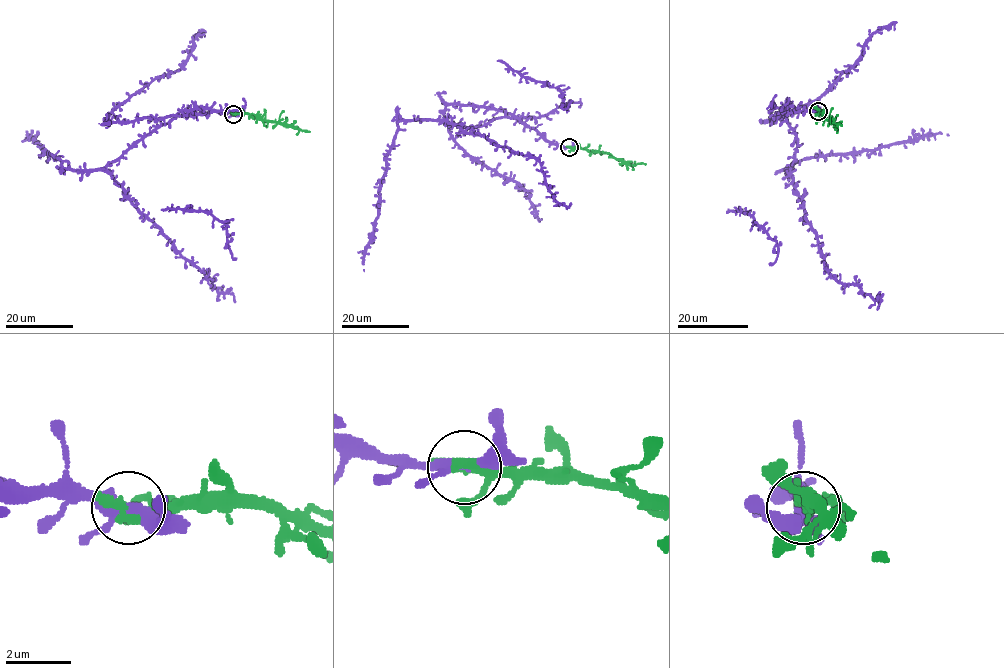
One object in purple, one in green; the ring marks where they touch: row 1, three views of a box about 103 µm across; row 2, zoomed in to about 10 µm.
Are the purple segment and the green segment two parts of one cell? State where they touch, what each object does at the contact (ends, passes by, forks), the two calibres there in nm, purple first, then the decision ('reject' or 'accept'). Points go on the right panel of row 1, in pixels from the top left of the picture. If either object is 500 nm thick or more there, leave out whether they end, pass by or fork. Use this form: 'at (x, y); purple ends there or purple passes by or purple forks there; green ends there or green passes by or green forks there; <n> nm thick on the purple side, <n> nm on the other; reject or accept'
at (818, 111); purple forks there; green passes by; 280 nm thick on the purple side, 320 nm on the other; accept

